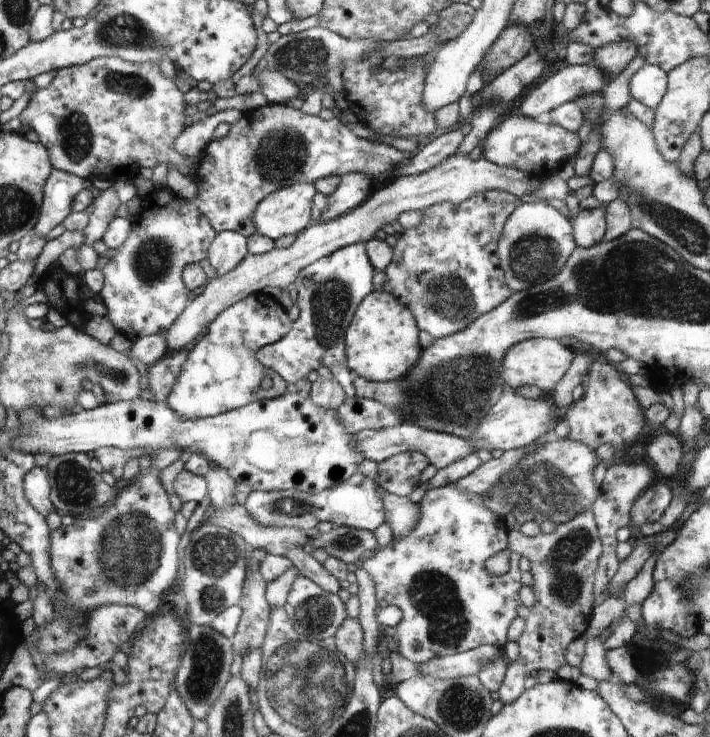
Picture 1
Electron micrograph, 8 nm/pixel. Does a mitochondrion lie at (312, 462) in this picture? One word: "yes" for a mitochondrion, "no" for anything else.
no

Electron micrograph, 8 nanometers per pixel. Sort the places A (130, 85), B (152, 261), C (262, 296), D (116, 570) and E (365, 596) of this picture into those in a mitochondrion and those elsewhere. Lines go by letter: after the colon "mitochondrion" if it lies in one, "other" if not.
A: mitochondrion
B: mitochondrion
C: other
D: mitochondrion
E: other

